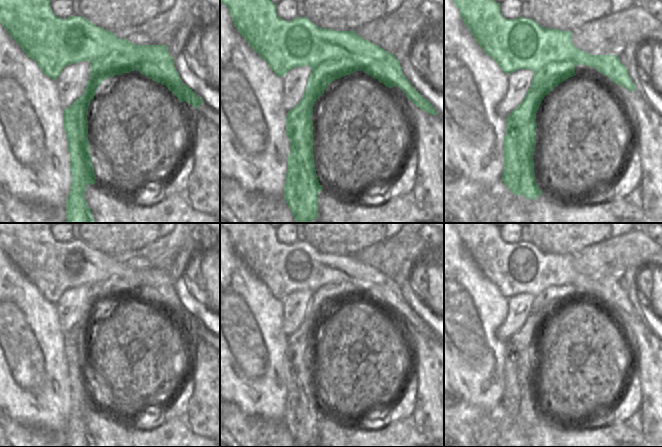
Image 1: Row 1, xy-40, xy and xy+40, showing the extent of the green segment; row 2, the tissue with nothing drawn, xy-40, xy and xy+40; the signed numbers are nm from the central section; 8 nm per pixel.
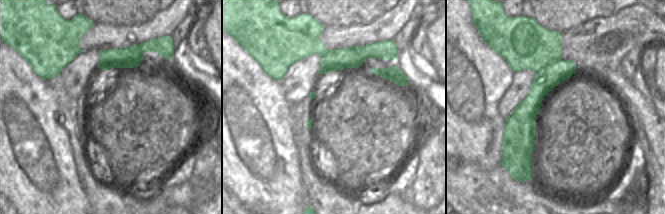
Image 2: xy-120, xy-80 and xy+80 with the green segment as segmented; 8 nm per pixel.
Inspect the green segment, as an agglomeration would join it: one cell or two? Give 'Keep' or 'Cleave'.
Cleave.

